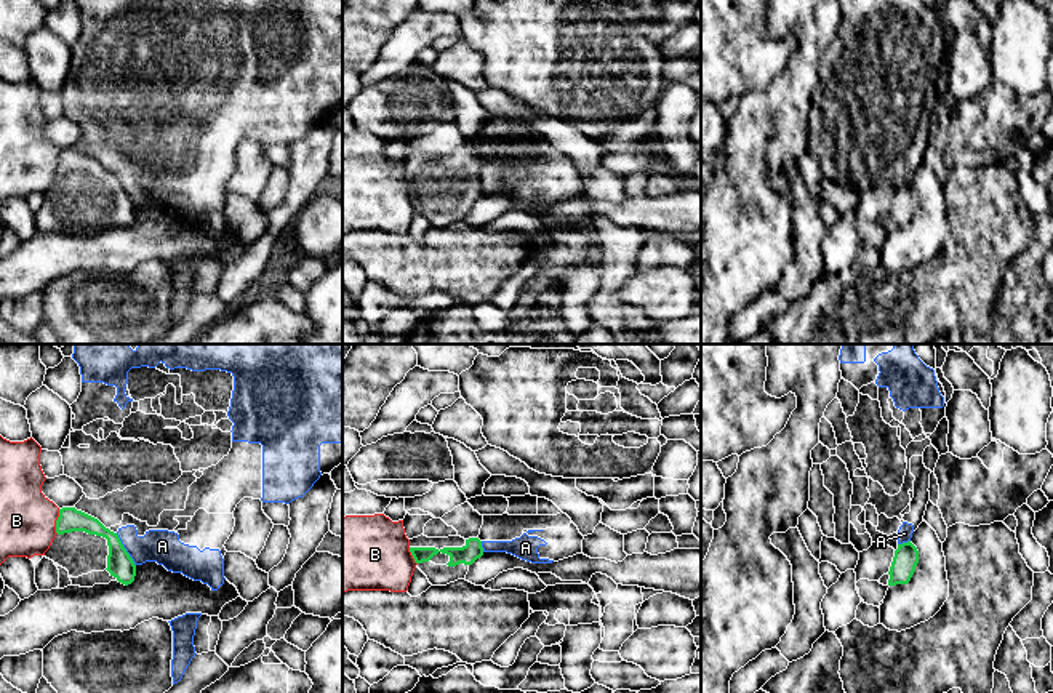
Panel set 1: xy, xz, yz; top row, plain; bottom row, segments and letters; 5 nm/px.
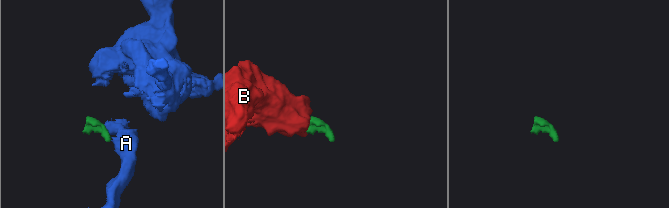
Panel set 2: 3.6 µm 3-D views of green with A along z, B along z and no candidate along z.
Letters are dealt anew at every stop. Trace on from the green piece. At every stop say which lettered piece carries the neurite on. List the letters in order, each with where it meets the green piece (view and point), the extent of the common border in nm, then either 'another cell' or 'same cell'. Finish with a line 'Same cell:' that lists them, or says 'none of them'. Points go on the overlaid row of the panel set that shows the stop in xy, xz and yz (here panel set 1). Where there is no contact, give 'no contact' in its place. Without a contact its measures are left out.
A: xy (125, 549) | 190 nm | another cell
B: xy (56, 522) | 130 nm | another cell
Same cell: none of them

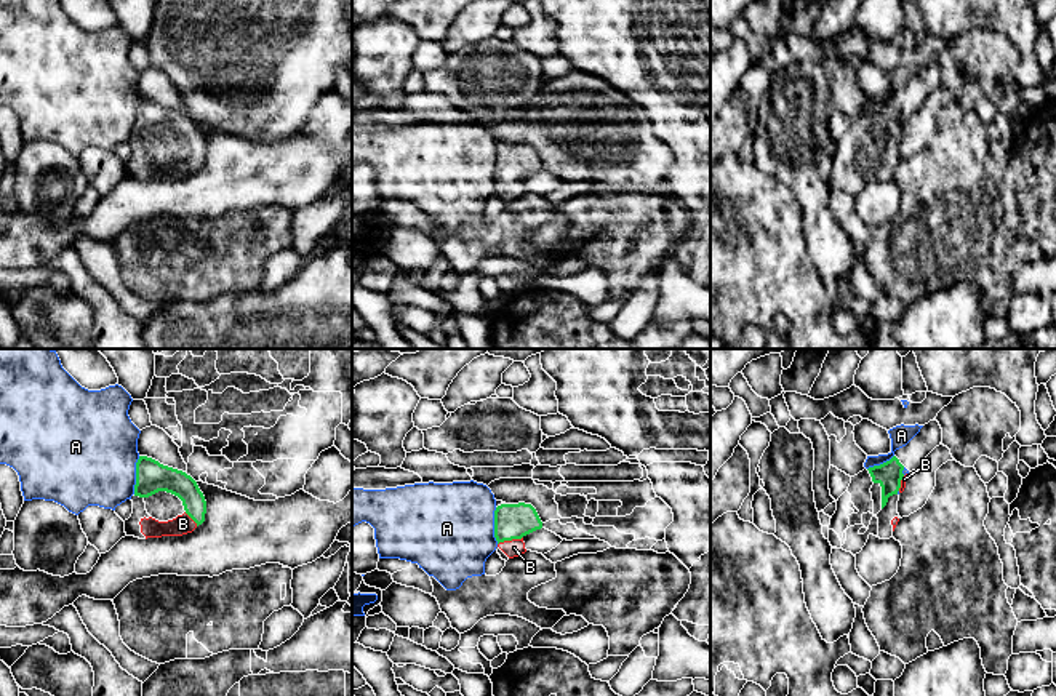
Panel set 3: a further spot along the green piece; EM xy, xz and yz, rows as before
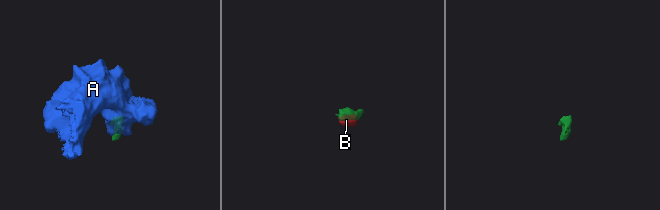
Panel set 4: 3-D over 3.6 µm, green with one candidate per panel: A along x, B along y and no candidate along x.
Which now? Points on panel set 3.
A: xy (136, 476) | 190 nm | another cell
B: xz (509, 540) | 130 nm | same cell
Same cell: B

